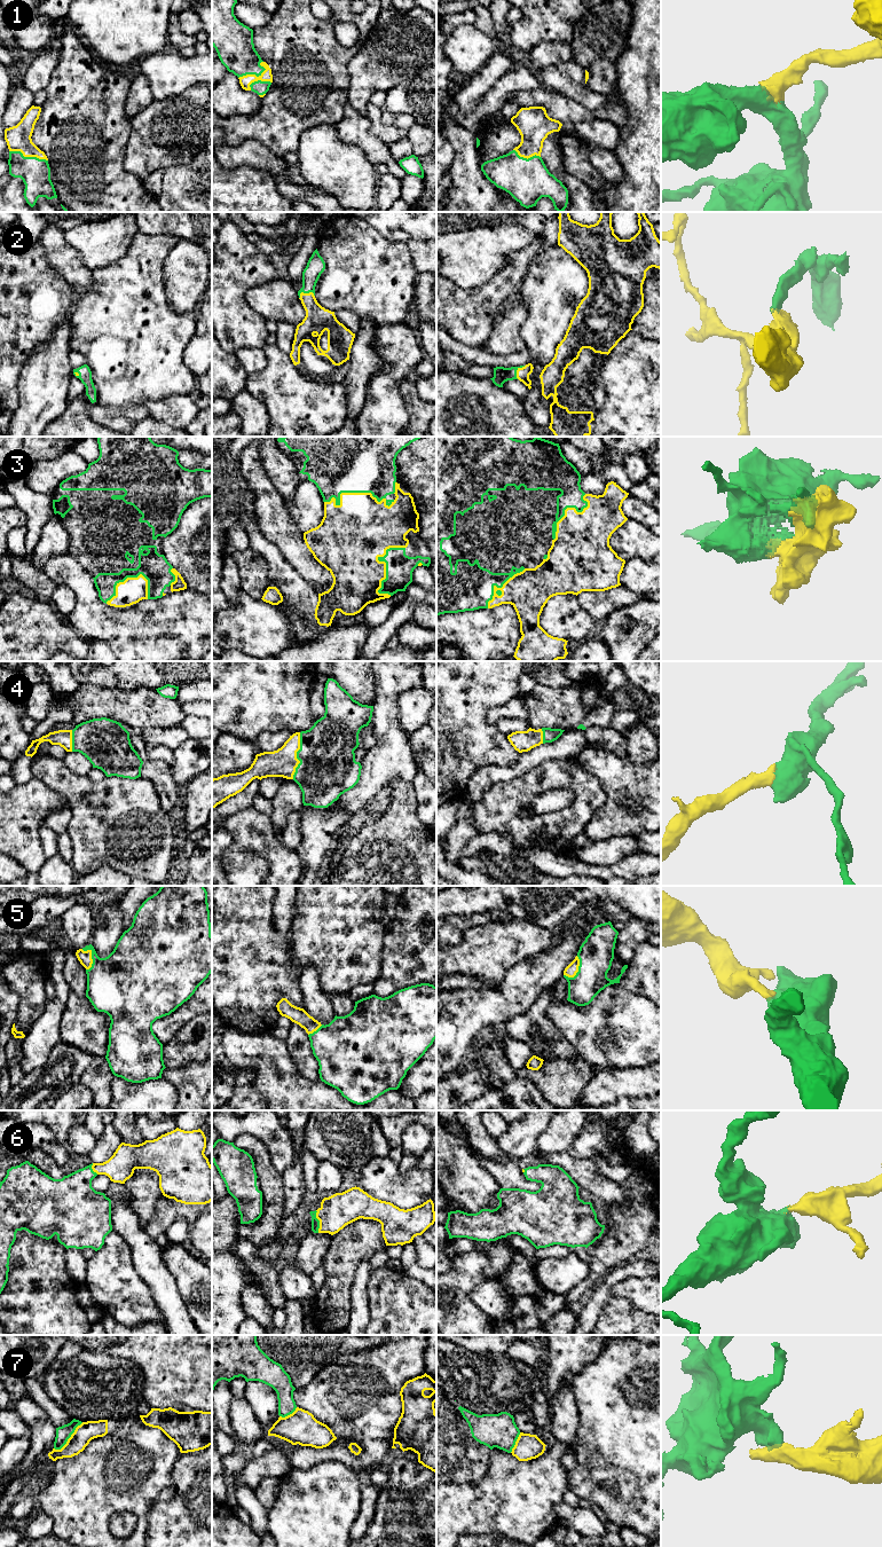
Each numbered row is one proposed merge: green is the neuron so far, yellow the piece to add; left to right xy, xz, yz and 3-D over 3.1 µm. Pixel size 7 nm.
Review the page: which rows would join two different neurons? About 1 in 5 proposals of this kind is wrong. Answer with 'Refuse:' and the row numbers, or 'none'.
Refuse: 7

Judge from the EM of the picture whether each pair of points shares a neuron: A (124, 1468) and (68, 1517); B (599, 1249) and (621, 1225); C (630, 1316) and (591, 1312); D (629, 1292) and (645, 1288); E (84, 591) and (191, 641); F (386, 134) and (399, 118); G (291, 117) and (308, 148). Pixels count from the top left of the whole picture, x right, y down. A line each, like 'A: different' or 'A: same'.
A: same
B: same
C: different
D: same
E: same
F: different
G: different

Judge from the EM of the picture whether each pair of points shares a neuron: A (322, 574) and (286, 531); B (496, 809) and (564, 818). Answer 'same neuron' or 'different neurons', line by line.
A: same neuron
B: same neuron

